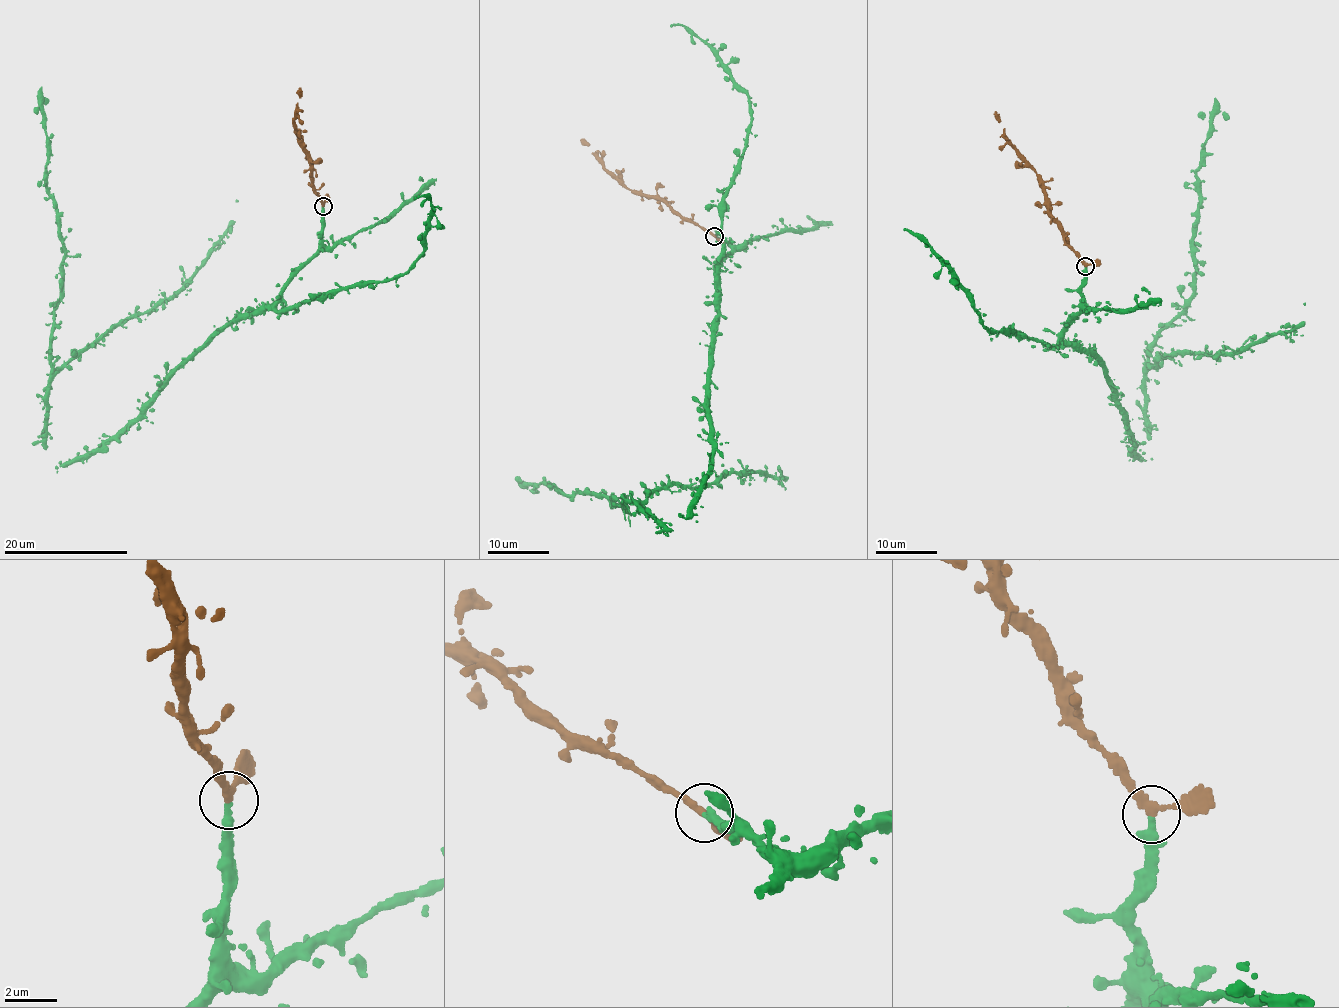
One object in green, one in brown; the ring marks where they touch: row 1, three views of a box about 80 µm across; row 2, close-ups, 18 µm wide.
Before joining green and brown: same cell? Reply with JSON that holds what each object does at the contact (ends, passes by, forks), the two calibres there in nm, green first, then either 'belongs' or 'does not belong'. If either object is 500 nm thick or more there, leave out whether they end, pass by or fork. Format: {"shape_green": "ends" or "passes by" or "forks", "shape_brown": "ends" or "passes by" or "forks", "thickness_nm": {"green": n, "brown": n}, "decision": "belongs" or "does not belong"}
{"shape_green": "ends", "shape_brown": "passes by", "thickness_nm": {"green": 320, "brown": 280}, "decision": "belongs"}

